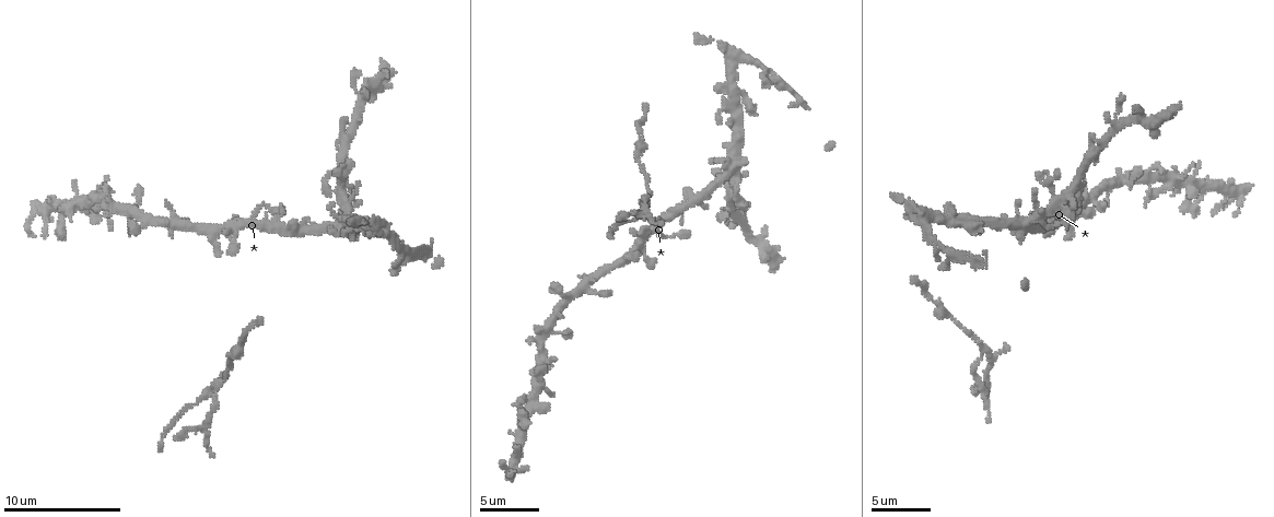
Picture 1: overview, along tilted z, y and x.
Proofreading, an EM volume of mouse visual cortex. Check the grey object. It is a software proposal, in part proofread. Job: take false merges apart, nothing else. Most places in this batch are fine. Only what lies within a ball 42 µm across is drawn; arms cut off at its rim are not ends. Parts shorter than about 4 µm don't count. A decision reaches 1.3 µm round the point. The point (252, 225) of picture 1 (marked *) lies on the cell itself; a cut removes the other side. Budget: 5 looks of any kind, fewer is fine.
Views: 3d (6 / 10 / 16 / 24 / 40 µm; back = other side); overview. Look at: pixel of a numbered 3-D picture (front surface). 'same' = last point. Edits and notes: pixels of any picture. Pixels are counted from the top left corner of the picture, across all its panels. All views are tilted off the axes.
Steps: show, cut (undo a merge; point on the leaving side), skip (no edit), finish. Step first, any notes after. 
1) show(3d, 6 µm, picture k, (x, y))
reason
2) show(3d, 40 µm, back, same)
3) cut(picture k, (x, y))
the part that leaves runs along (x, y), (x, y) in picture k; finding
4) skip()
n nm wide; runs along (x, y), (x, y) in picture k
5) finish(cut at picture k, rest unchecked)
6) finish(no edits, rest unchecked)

show(3d, 10 µm, picture 1, (640, 137))

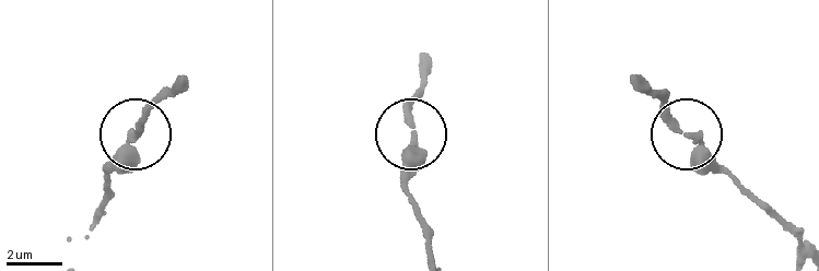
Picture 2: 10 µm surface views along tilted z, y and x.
skip()
270 nm wide; all the same cell

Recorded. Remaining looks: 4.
show(3d, 16 µm, picture 1, (1030, 220))
a fork

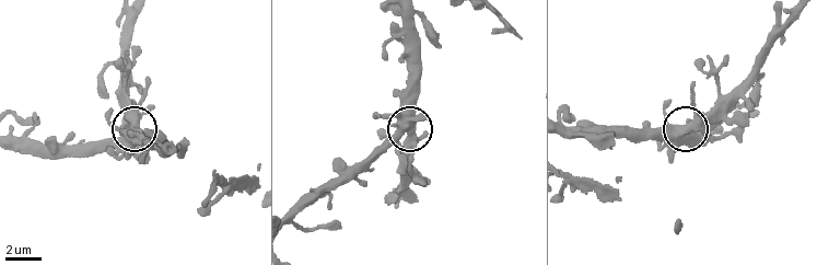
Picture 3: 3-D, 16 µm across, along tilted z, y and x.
show(3d, 6 µm, picture 3, (689, 129))
closer look

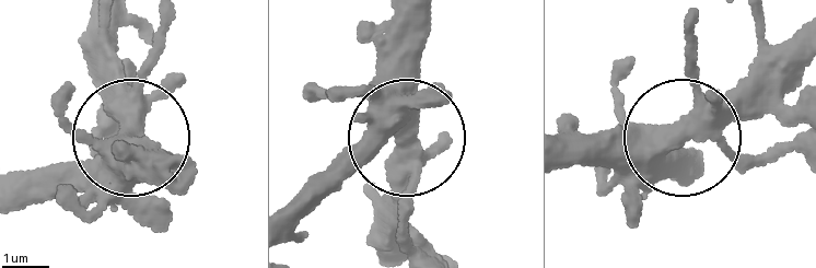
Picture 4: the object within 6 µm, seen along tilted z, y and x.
skip()
all the same cell

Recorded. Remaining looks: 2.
show(3d, 6 µm, picture 1, (642, 237))
side arm on a straight run

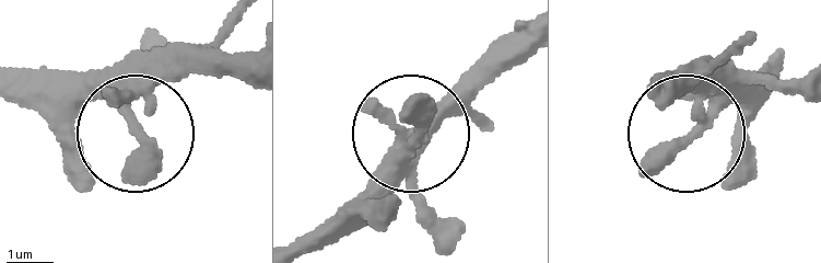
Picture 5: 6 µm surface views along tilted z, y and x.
skip()
250 nm wide; all the same cell

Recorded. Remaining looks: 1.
finish(no edits, rest unchecked)

